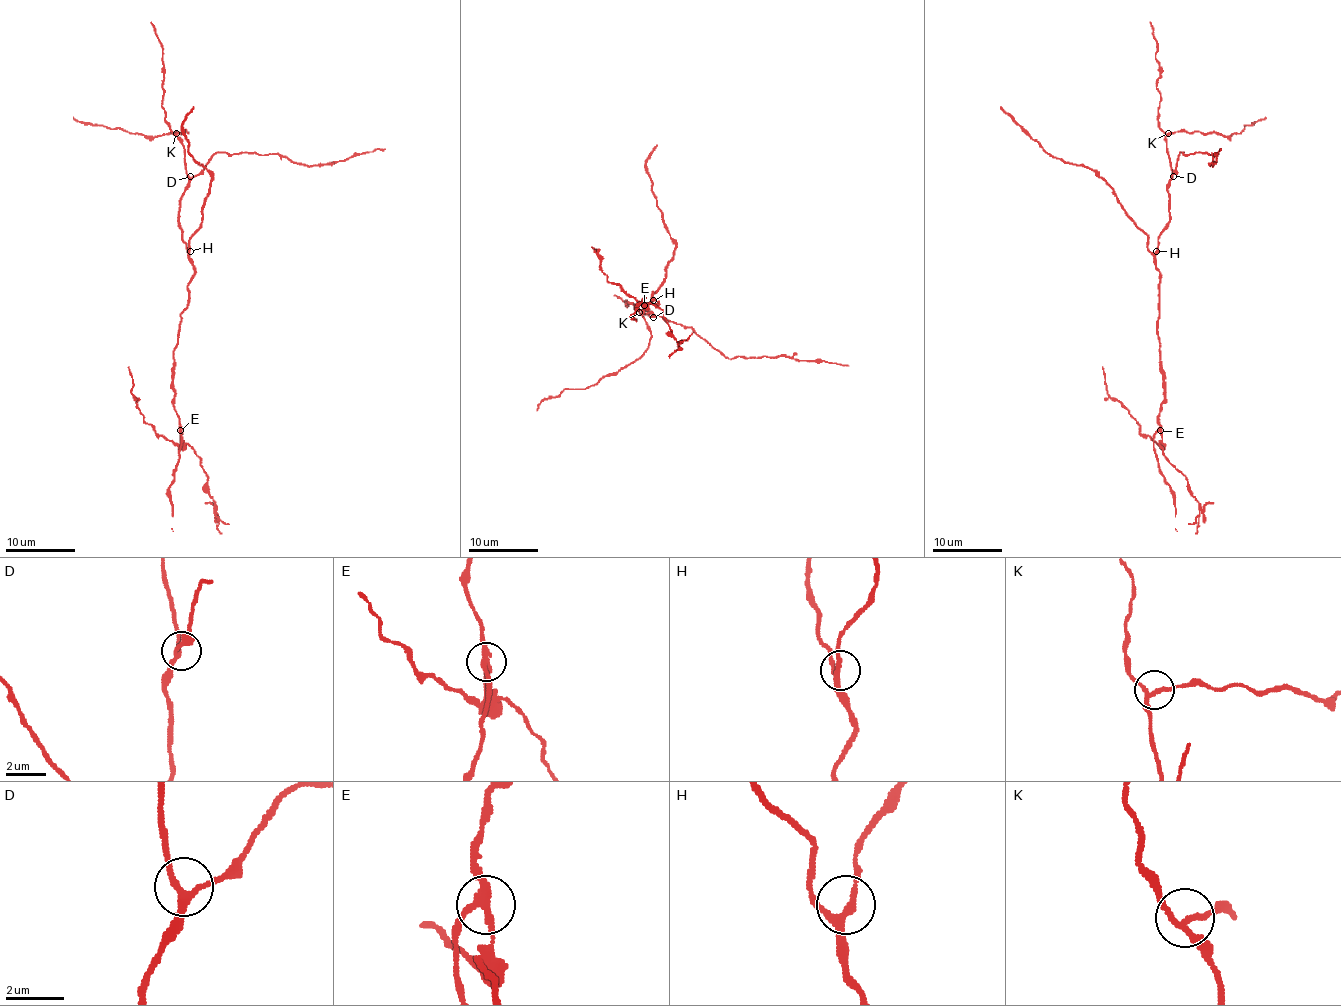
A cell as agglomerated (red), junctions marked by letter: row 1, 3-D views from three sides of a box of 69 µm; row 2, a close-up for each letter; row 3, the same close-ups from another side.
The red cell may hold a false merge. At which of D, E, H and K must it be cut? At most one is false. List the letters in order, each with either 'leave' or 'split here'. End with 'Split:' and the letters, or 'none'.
D: leave
E: split here
H: leave
K: leave
Split: E

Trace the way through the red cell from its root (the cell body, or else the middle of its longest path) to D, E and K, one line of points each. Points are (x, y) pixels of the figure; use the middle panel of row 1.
D: (651, 300), (646, 302), (643, 314), (650, 312), (653, 317)
E: (651, 300), (658, 303), (643, 302), (636, 309), (639, 303), (644, 305)
K: (651, 300), (646, 302), (643, 310), (643, 314), (650, 312), (651, 316), (646, 310), (639, 312)

